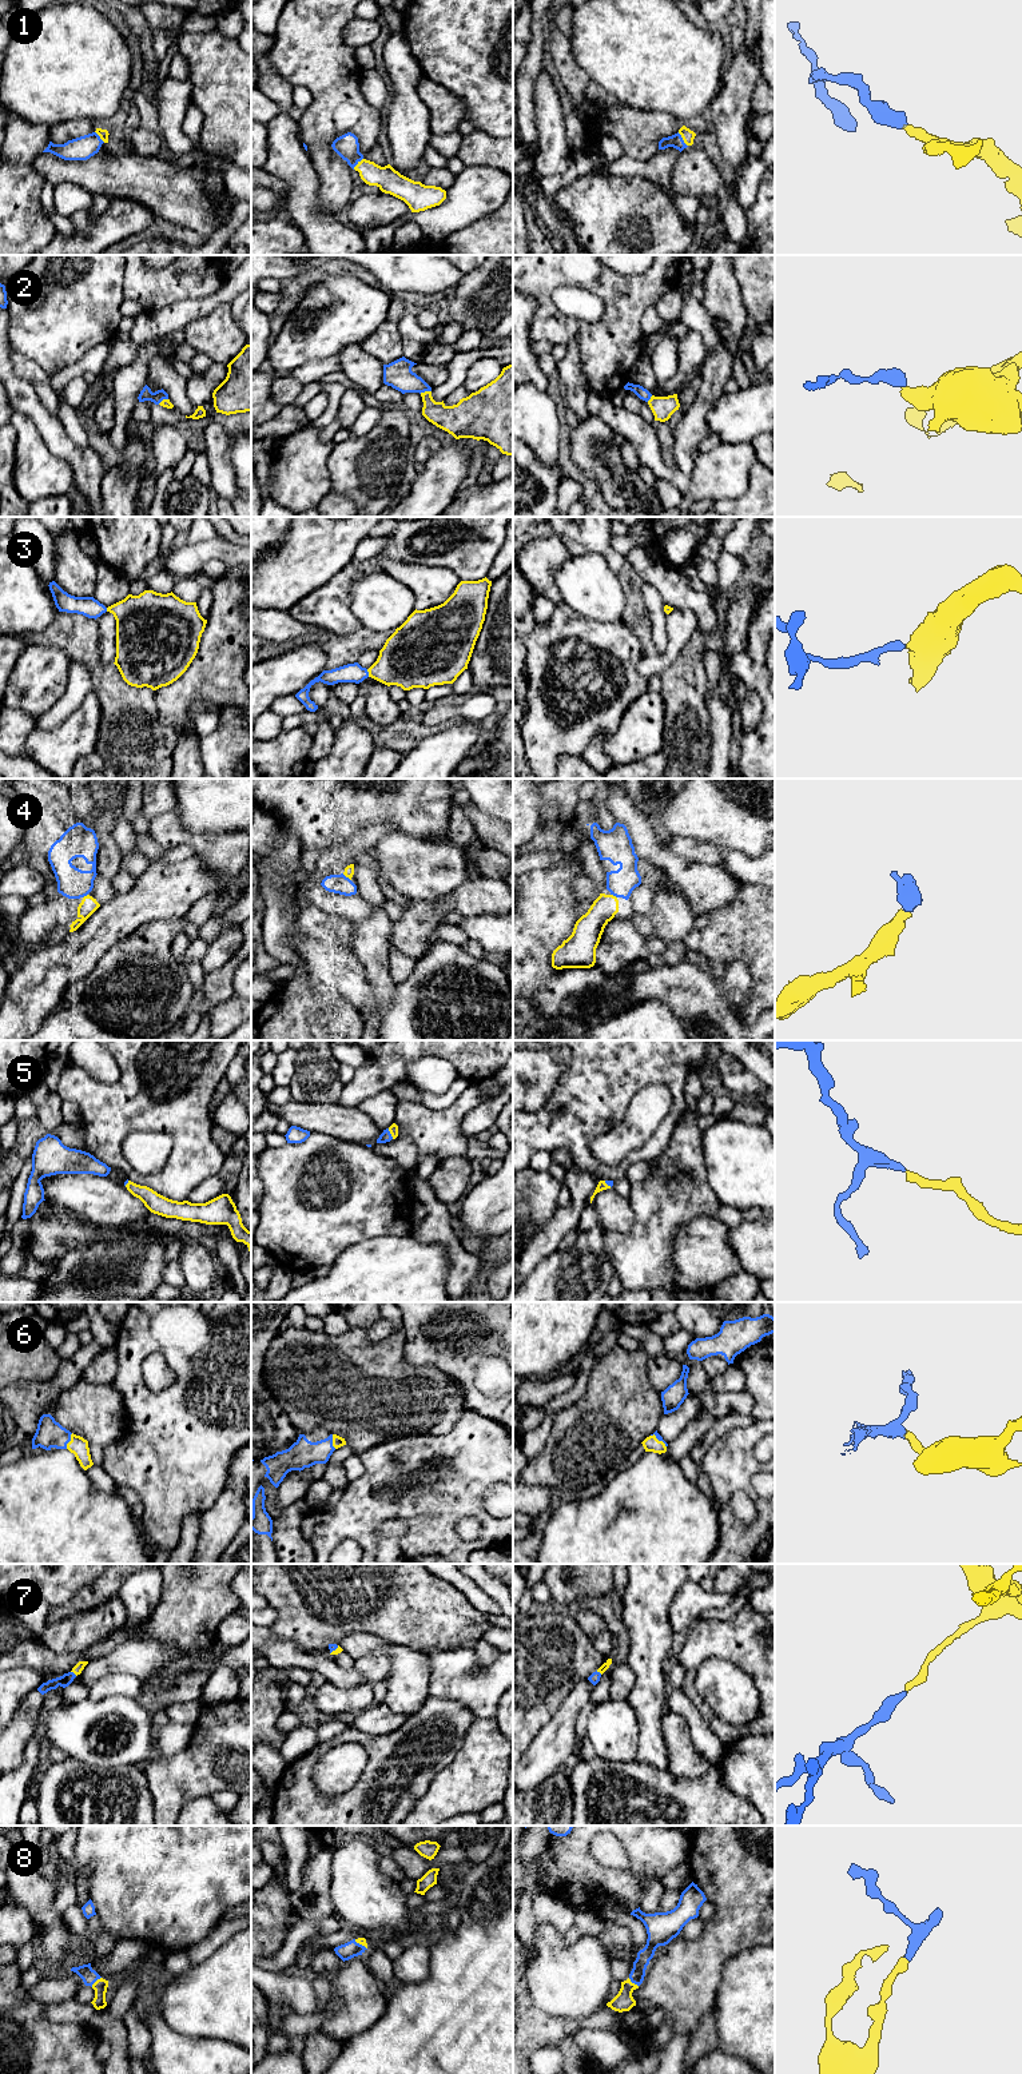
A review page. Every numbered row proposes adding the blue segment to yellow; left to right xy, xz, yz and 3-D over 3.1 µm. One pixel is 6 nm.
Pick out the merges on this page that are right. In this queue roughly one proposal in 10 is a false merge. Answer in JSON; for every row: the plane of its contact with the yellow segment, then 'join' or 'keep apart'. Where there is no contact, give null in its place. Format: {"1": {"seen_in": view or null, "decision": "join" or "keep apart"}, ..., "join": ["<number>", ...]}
{"1": {"seen_in": "yz", "decision": "join"}, "2": {"seen_in": "xz", "decision": "join"}, "3": {"seen_in": "xz", "decision": "join"}, "4": {"seen_in": "xz", "decision": "join"}, "5": {"seen_in": "xz", "decision": "join"}, "6": {"seen_in": "xy", "decision": "join"}, "7": {"seen_in": "xy", "decision": "join"}, "8": {"seen_in": "xy", "decision": "join"}, "join": ["1", "2", "3", "4", "5", "6", "7", "8"]}

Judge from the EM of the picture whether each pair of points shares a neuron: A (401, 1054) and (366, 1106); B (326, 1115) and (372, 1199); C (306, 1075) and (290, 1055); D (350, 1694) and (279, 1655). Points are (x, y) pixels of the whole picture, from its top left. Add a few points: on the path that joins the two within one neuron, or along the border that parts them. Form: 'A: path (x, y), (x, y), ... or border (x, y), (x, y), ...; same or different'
A: border (390, 1089), (368, 1097), (357, 1106); different
B: border (310, 1133), (323, 1133), (365, 1146); different
C: border (298, 1054), (295, 1073), (289, 1085); different
D: border (326, 1680), (342, 1687), (358, 1686); different

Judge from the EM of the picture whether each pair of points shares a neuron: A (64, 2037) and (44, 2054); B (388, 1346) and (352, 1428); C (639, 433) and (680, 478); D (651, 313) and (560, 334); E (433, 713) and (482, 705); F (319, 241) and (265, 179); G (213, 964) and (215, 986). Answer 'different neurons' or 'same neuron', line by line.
A: same neuron
B: same neuron
C: same neuron
D: different neurons
E: same neuron
F: different neurons
G: different neurons

